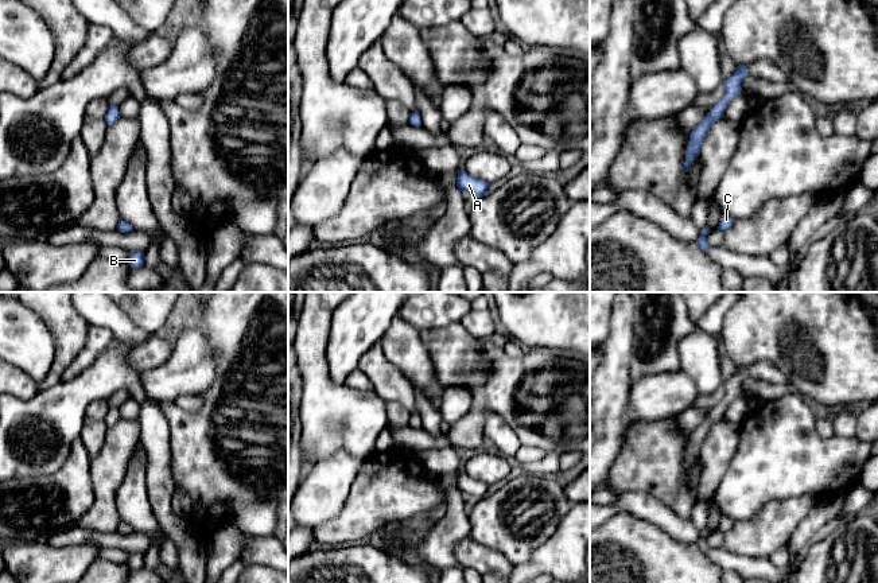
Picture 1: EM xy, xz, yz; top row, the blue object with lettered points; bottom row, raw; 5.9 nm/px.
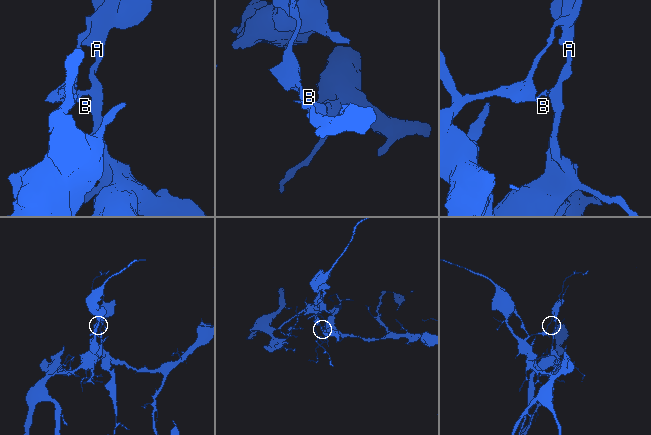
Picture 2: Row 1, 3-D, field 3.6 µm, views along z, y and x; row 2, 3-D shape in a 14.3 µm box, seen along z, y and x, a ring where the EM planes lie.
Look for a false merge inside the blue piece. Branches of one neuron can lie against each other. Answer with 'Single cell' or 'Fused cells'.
Fused cells

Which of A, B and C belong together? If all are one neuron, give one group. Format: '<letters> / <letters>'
A C / B

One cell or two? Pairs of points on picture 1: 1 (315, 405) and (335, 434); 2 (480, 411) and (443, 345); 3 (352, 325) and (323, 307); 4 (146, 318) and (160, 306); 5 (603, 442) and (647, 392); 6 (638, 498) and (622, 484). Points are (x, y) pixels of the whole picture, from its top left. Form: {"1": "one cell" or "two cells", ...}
{"1": "one cell", "2": "one cell", "3": "two cells", "4": "one cell", "5": "two cells", "6": "two cells"}

